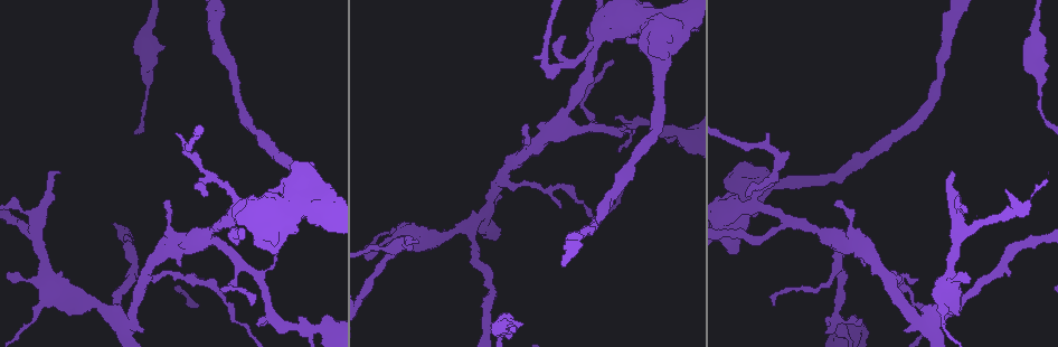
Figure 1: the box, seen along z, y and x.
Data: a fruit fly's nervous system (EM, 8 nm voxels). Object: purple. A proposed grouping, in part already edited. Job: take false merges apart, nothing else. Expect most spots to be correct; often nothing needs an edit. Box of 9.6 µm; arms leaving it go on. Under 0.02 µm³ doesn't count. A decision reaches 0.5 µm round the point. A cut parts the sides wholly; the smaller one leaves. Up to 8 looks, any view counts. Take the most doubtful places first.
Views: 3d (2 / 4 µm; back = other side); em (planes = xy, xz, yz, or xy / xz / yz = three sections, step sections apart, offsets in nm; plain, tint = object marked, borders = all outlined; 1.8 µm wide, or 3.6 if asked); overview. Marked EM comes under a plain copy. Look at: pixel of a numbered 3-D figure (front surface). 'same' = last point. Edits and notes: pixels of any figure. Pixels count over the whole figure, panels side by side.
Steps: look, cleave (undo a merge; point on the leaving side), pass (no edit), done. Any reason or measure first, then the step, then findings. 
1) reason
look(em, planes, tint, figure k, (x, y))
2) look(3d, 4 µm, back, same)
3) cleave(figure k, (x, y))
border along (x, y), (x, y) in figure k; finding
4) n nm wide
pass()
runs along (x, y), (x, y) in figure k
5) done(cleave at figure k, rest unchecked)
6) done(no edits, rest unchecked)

thick turns thin
look(3d, 4 µm, figure 1, (289, 222))

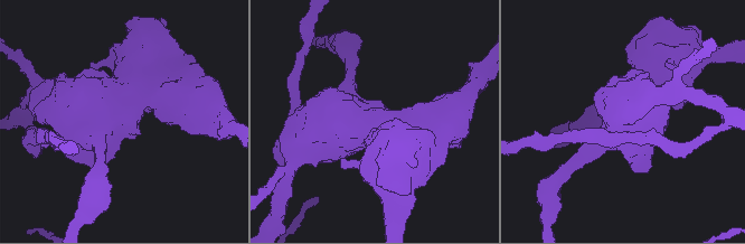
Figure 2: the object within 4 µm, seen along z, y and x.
look(em, 3.6 µm, planes, tint, figure 2, (375, 121))

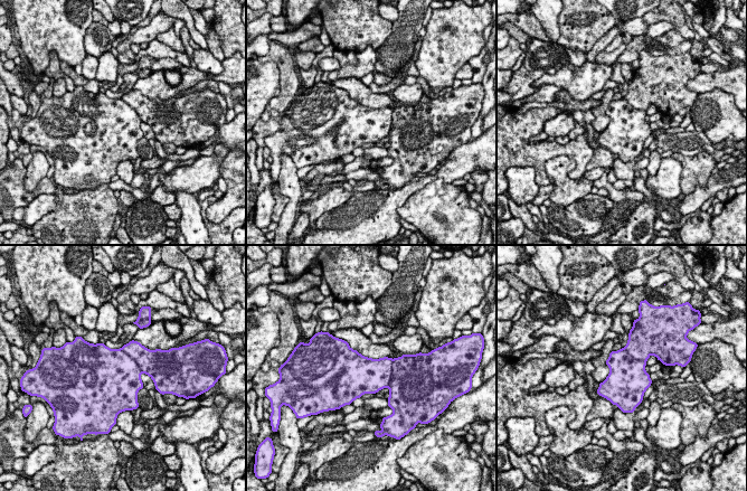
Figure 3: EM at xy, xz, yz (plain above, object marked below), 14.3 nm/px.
pass()
one cell here

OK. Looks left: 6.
a fork
look(3d, 4 µm, figure 1, (774, 178))

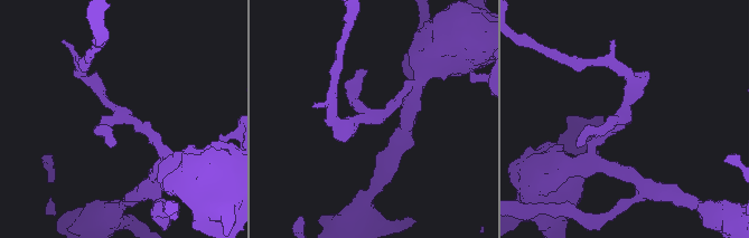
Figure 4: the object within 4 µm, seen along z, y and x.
look(em, planes, tint, figure 4, (369, 117))

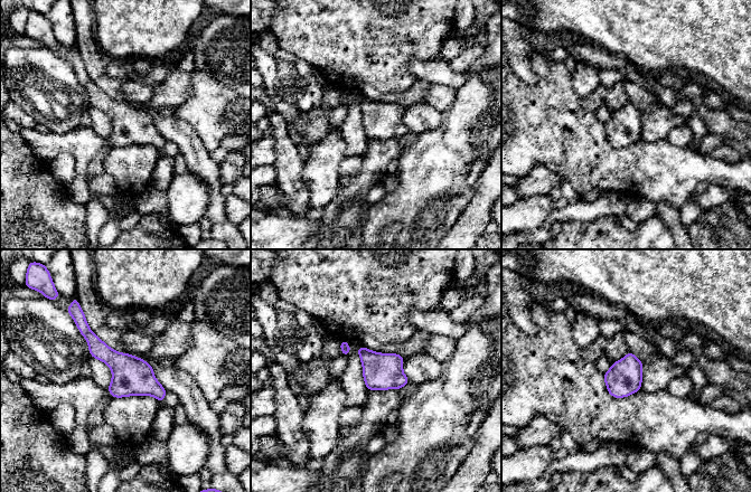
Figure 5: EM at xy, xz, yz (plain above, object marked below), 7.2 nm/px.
pass()
runs along (83, 323), (110, 357), (160, 397) in figure 5; all the same cell

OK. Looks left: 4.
sudden change in width
look(em, xy, step 16, tint, figure 1, (505, 325))

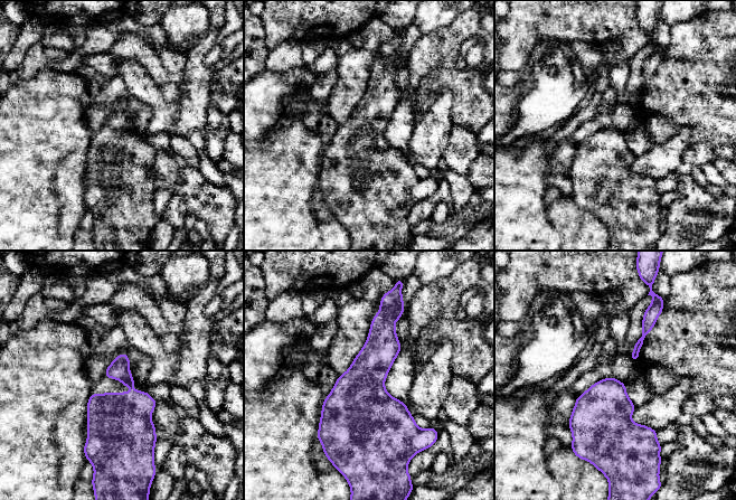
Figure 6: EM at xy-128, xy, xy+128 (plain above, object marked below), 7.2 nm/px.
cut it another way
look(em, planes, tint, same)

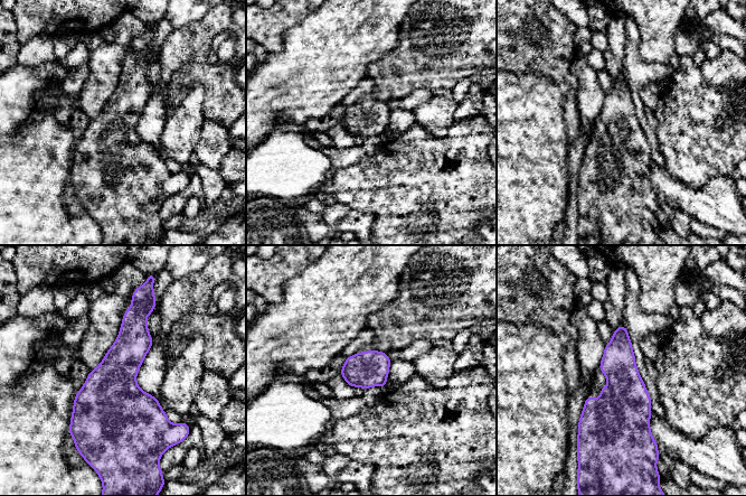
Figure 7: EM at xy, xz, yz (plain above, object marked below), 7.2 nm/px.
pass()
continuous, no second cell

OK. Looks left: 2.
done(no edits, rest unchecked)

